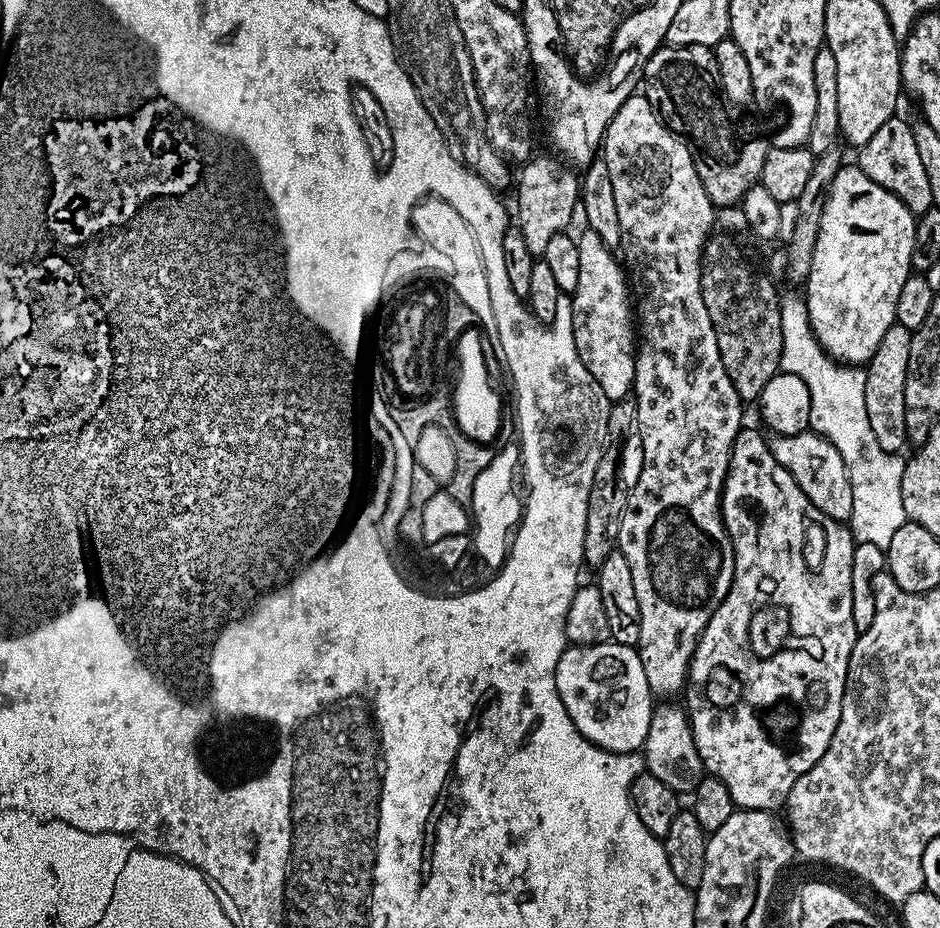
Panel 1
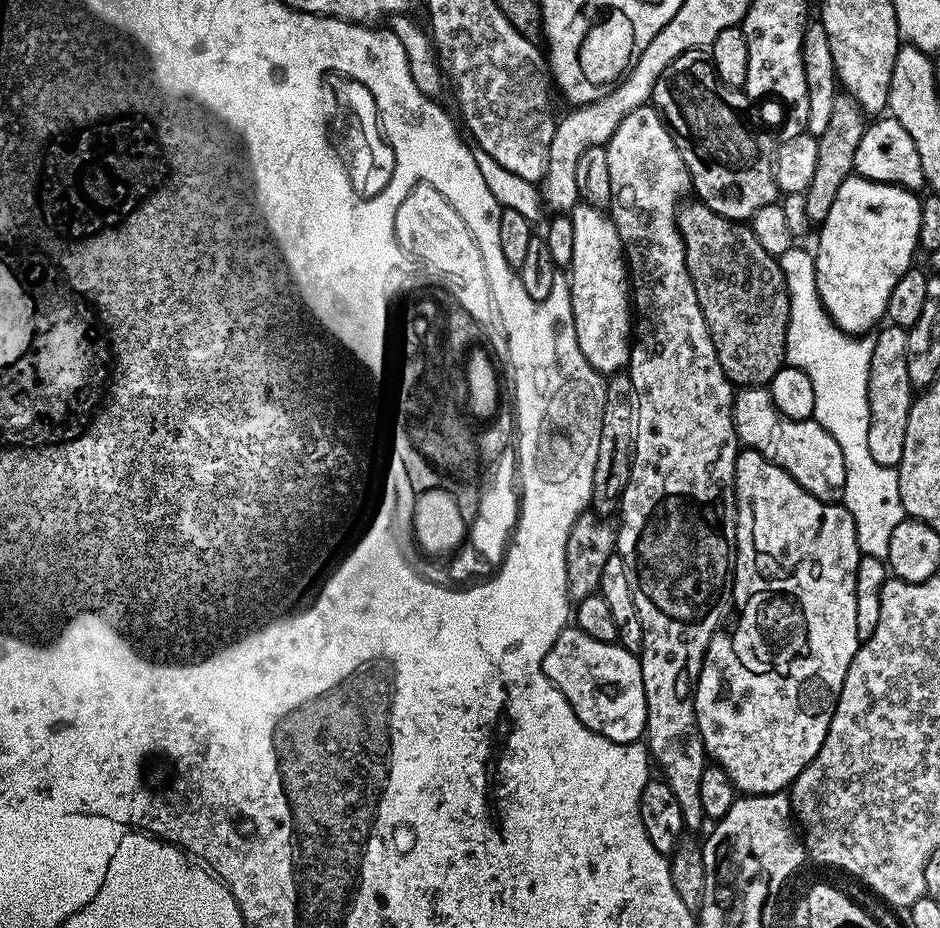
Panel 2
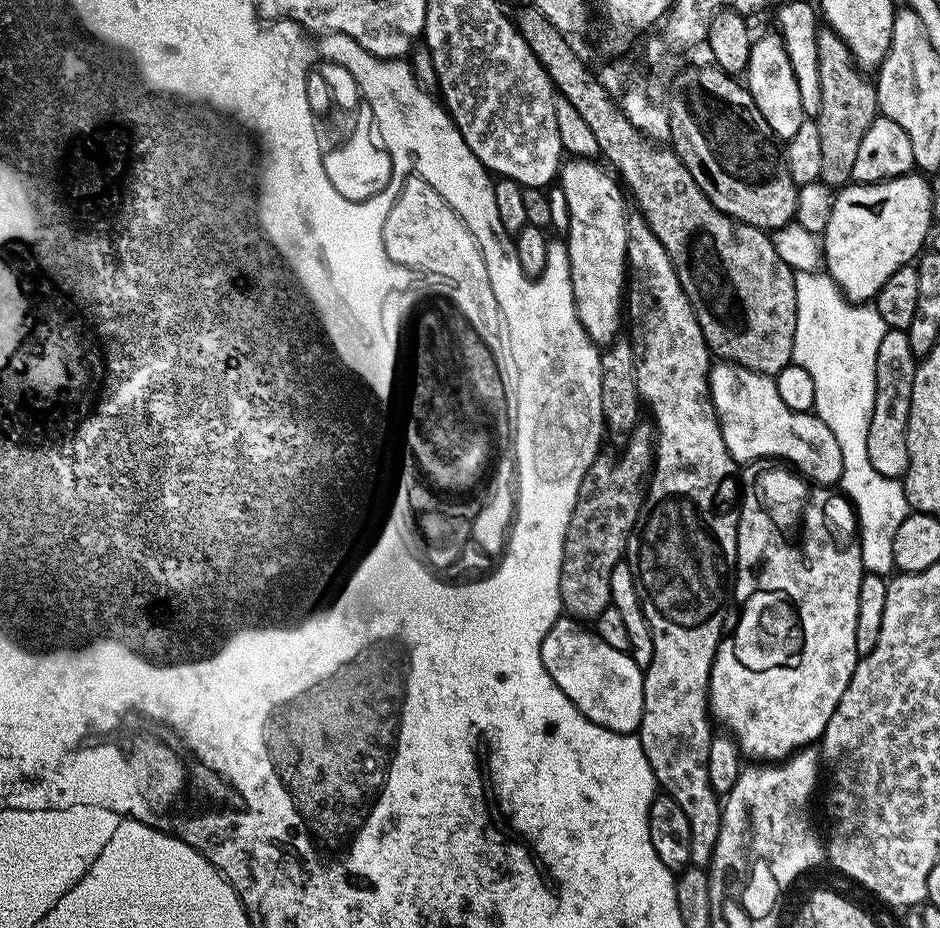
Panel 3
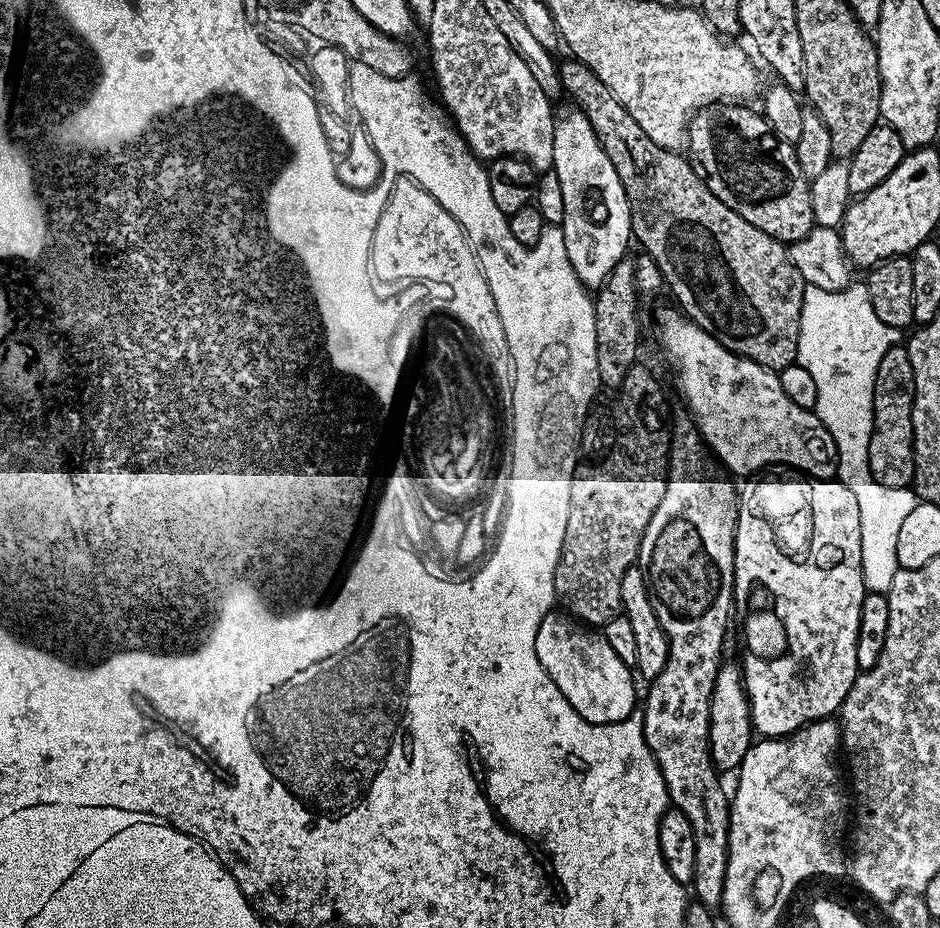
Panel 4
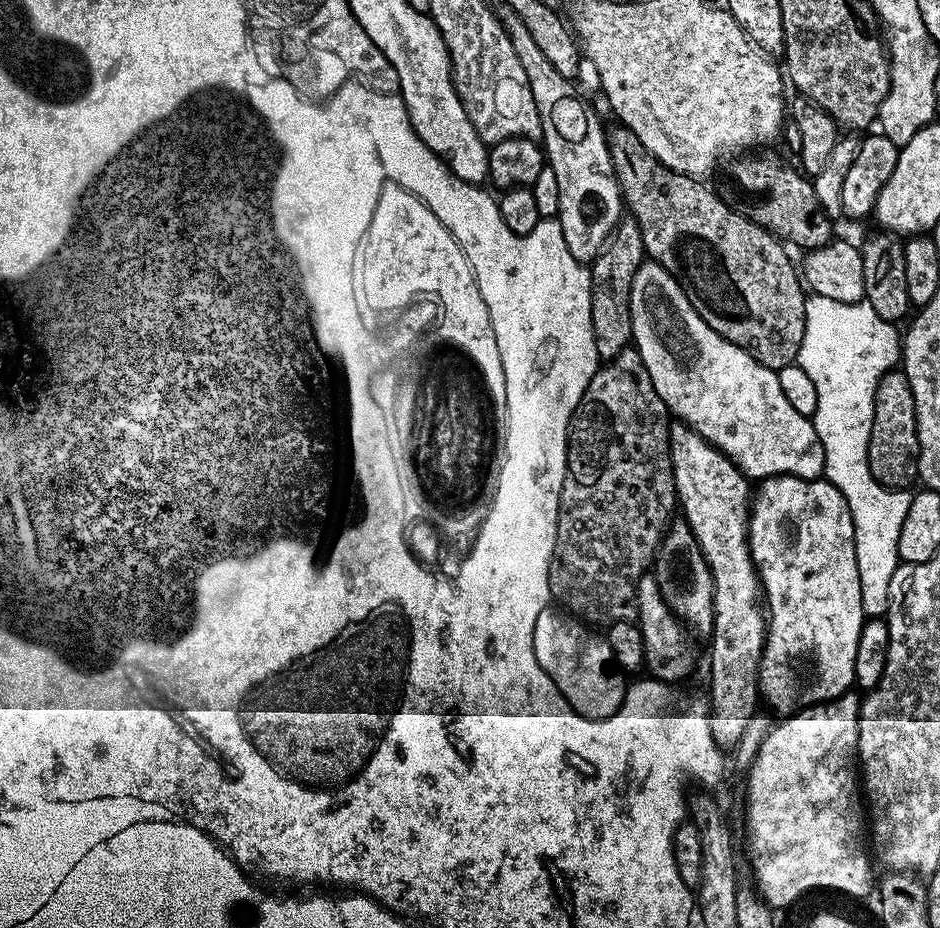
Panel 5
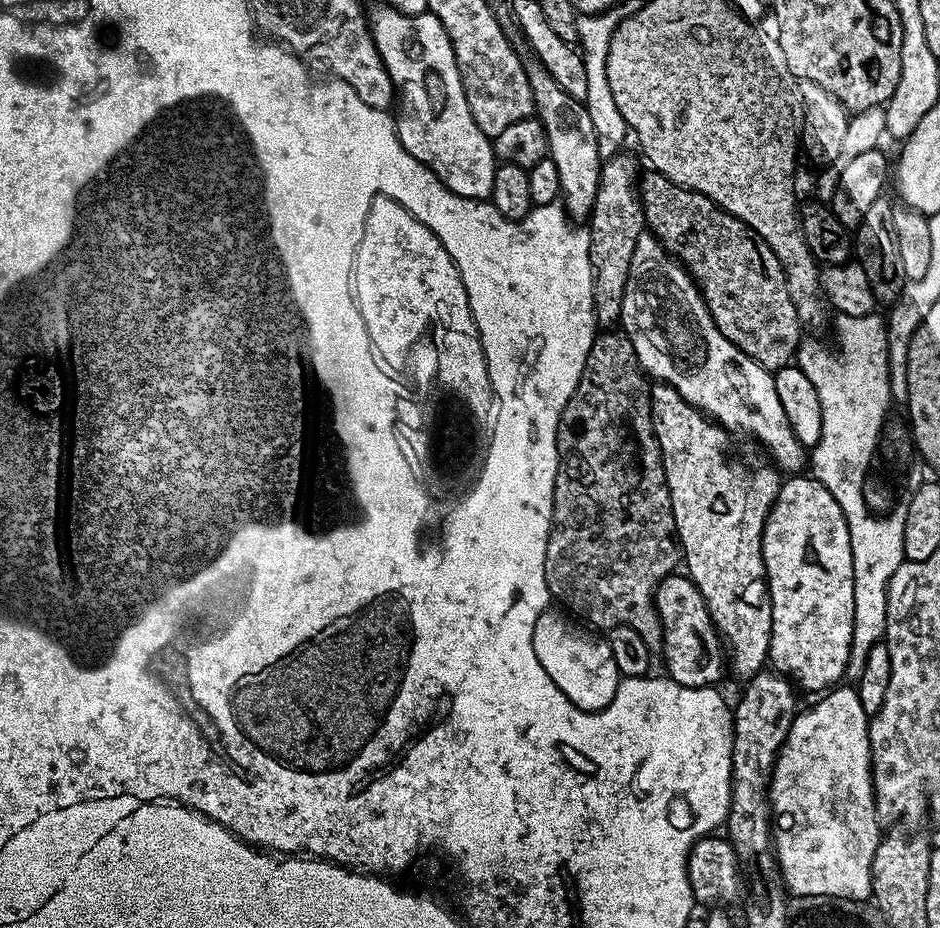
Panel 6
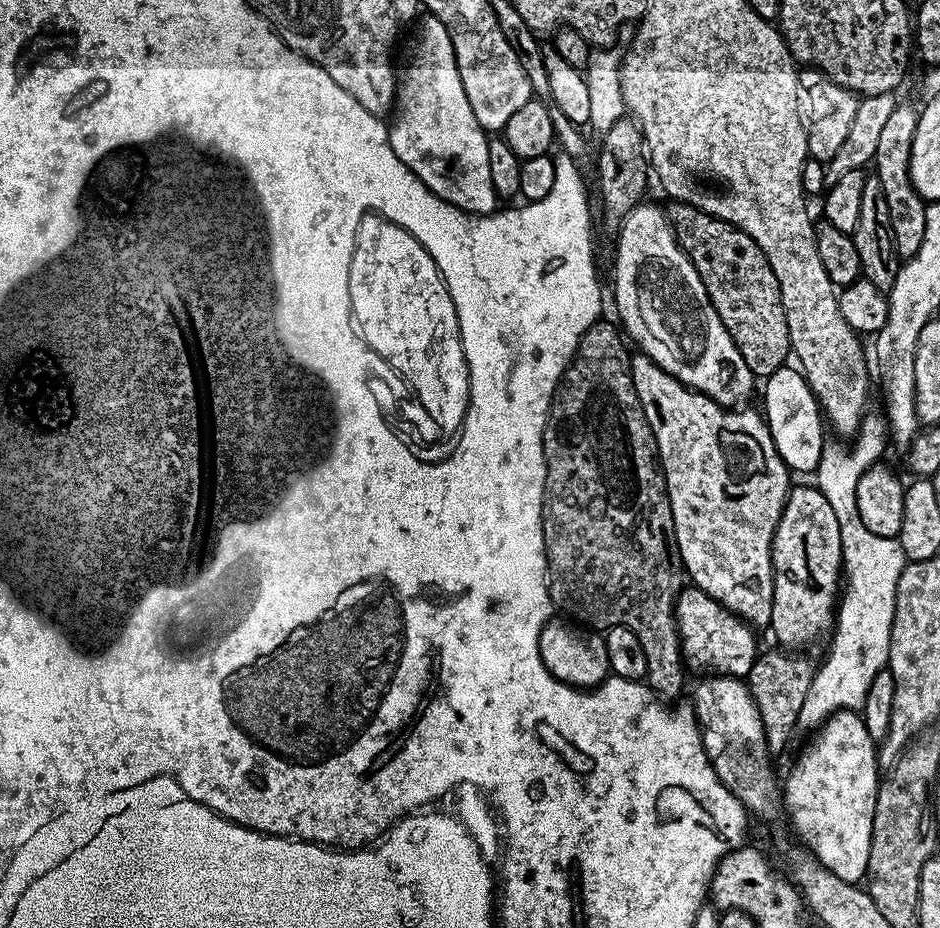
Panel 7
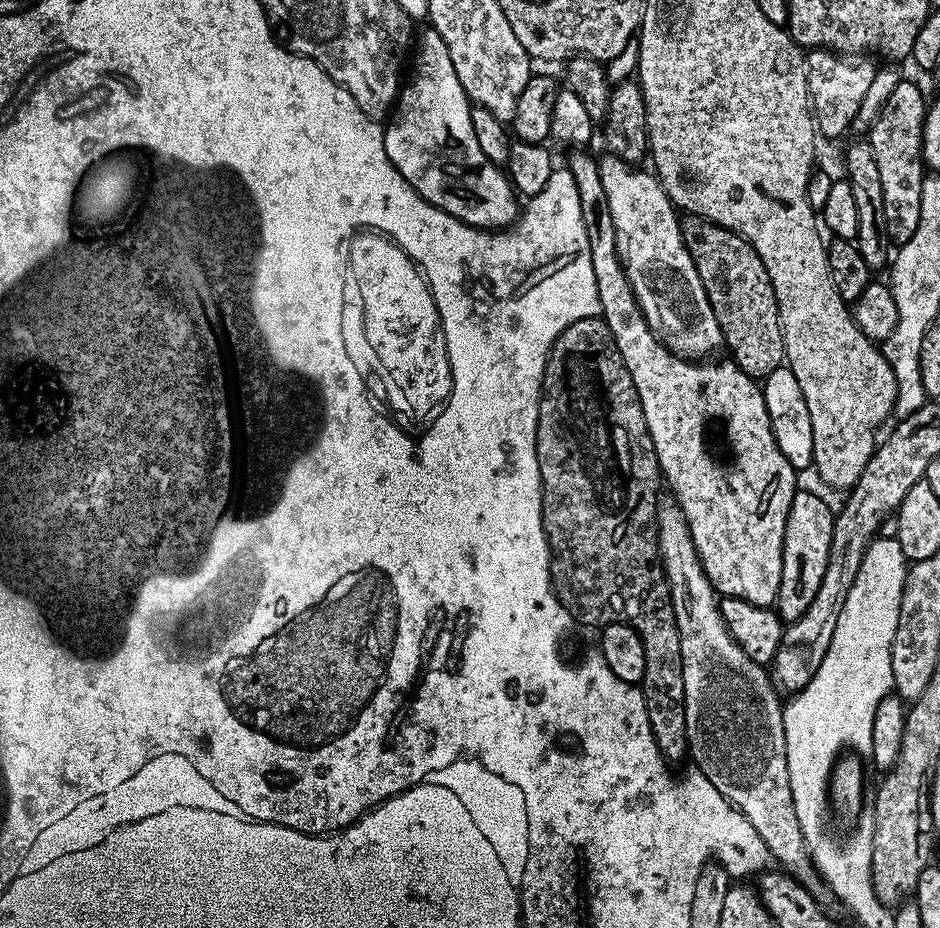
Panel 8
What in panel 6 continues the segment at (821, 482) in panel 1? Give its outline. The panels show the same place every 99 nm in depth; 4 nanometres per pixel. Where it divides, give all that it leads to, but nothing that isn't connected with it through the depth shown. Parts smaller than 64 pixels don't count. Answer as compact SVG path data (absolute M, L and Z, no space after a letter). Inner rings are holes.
M645 234L638 238L638 242L634 246L634 254L630 257L630 278L626 278L626 294L622 298L622 314L620 315L620 324L622 325L622 331L625 336L630 338L630 342L635 345L642 345L648 352L643 350L637 351L636 357L638 362L643 367L645 373L653 381L666 383L671 385L672 388L678 390L682 395L684 401L690 402L700 412L708 416L709 419L713 419L721 427L729 430L737 430L740 428L744 432L748 432L757 438L768 448L766 449L767 455L774 461L775 467L784 474L796 474L801 471L800 468L805 467L806 464L806 449L804 445L793 434L792 427L789 424L789 420L786 418L785 411L782 407L781 399L778 396L775 375L767 368L754 362L750 359L745 352L738 350L736 344L730 342L724 335L718 330L717 324L714 322L714 318L708 312L708 307L704 305L704 297L700 295L700 289L696 287L696 281L691 276L687 275L684 270L683 264L677 262L673 257L669 256L667 250L660 244L660 241L651 234Z

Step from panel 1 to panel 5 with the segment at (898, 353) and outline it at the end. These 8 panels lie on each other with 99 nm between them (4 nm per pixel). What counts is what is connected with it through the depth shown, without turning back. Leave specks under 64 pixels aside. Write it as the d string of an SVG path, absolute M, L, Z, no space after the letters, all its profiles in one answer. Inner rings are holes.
M889 370L878 382L878 390L874 394L874 422L867 446L868 469L884 488L906 490L917 481L919 457L918 422L910 382L903 370Z

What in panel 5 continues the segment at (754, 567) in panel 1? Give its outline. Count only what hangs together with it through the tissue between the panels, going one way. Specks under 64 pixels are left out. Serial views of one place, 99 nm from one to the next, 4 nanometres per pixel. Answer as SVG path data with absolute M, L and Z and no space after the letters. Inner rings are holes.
M770 476L755 489L754 499L750 504L750 519L748 521L748 549L752 551L752 560L757 565L760 574L763 595L766 597L766 608L770 619L766 624L766 639L764 653L760 659L760 692L763 701L767 702L780 716L793 715L815 704L828 703L843 696L853 687L854 658L858 654L858 638L864 628L865 614L862 606L862 586L858 582L858 562L856 561L856 539L854 538L854 522L850 514L850 506L846 498L834 485L821 478L818 480L800 480L797 476Z

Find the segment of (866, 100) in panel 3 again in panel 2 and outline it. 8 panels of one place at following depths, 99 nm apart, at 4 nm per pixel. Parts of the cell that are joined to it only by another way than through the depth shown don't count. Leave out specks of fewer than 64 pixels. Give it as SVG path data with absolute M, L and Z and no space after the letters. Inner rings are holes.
M837 94L834 98L834 110L826 131L818 137L818 163L814 169L814 178L810 181L806 198L806 218L810 218L813 226L824 223L826 214L830 214L830 206L834 206L834 198L838 198L838 189L854 172L854 154L858 154L858 142L862 142L862 134L866 127L866 113L860 109L858 102L847 94Z

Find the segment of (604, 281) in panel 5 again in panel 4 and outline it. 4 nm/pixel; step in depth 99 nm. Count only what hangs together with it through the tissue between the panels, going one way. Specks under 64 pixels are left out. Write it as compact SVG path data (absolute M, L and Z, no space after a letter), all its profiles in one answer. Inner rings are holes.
M625 258L618 262L618 266L614 266L614 270L610 270L606 282L594 296L598 374L605 389L619 388L622 378L626 378L626 374L630 374L630 370L638 362L636 351L640 348L640 320L636 317L636 299L636 261Z

